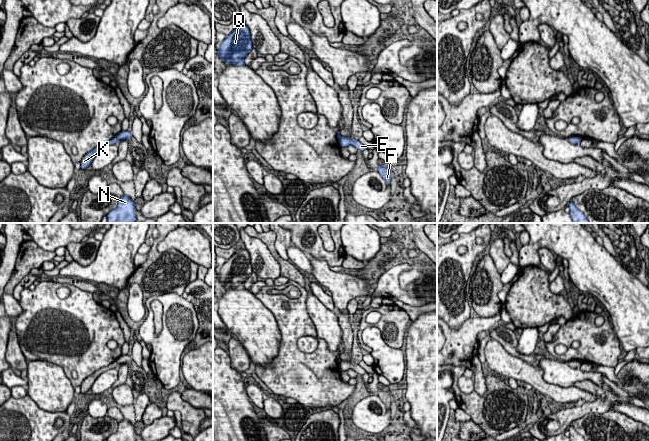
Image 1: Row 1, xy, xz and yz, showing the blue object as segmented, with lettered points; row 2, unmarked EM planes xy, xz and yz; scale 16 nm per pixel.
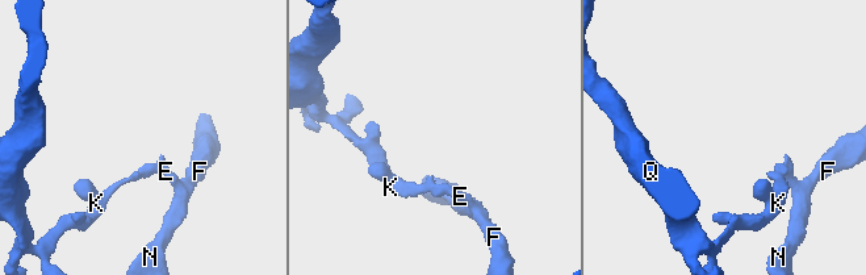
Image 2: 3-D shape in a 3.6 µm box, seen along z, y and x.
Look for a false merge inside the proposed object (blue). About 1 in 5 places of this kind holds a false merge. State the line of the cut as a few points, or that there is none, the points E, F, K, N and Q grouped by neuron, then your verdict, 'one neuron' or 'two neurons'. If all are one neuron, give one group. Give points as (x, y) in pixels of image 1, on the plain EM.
xy (115, 361), (118, 363) | E F N / K Q | two neurons

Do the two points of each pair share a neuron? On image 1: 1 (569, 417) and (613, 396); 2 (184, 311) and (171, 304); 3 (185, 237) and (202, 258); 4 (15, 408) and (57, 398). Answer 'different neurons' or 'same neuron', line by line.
1: same neuron
2: same neuron
3: same neuron
4: different neurons

